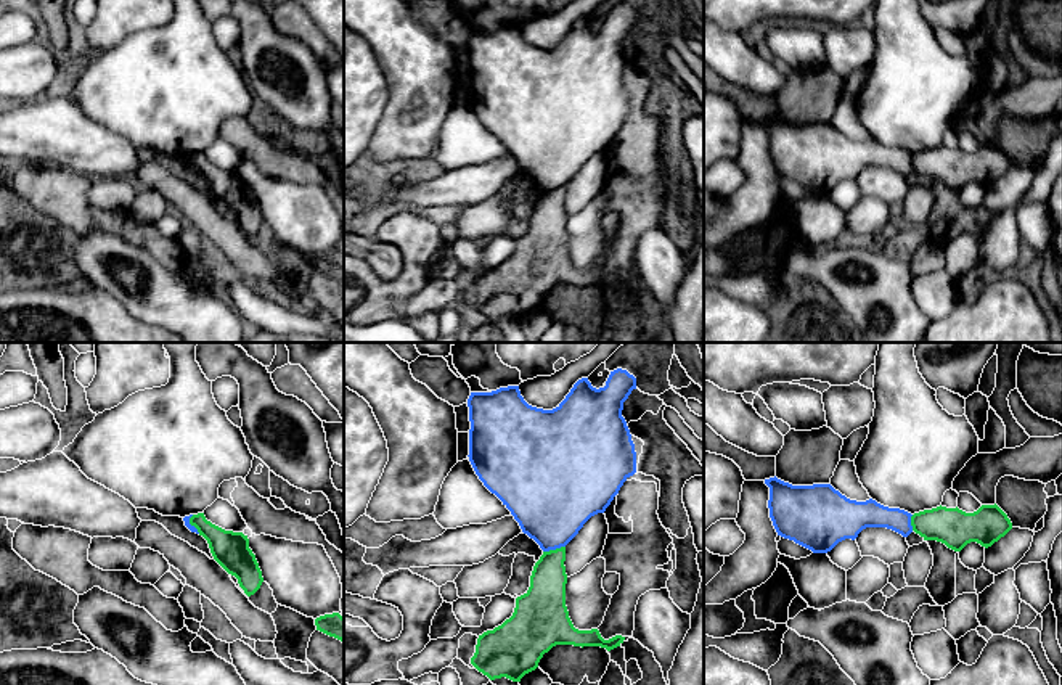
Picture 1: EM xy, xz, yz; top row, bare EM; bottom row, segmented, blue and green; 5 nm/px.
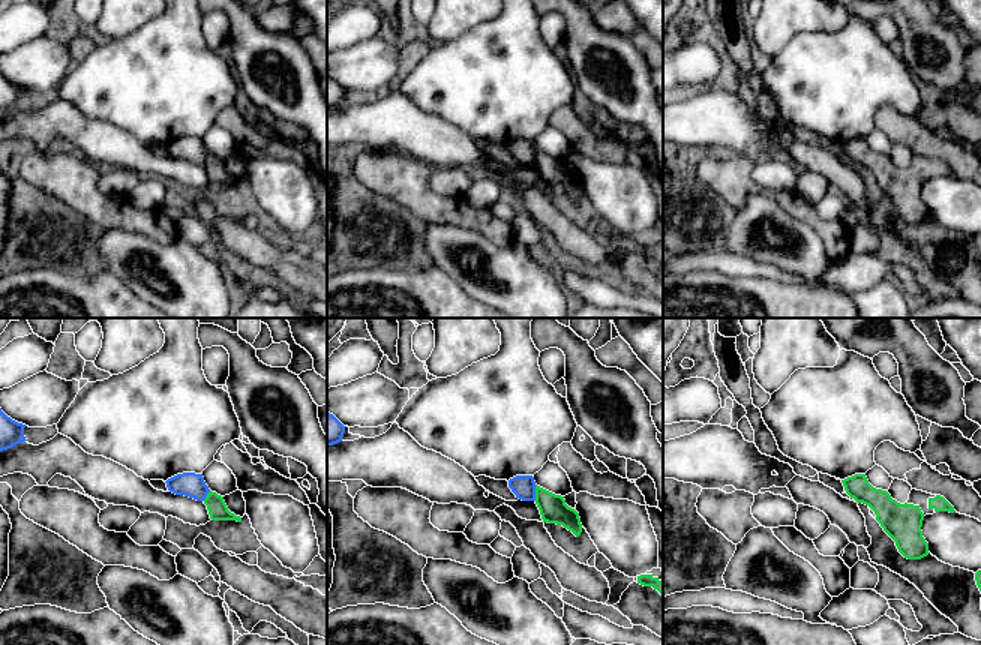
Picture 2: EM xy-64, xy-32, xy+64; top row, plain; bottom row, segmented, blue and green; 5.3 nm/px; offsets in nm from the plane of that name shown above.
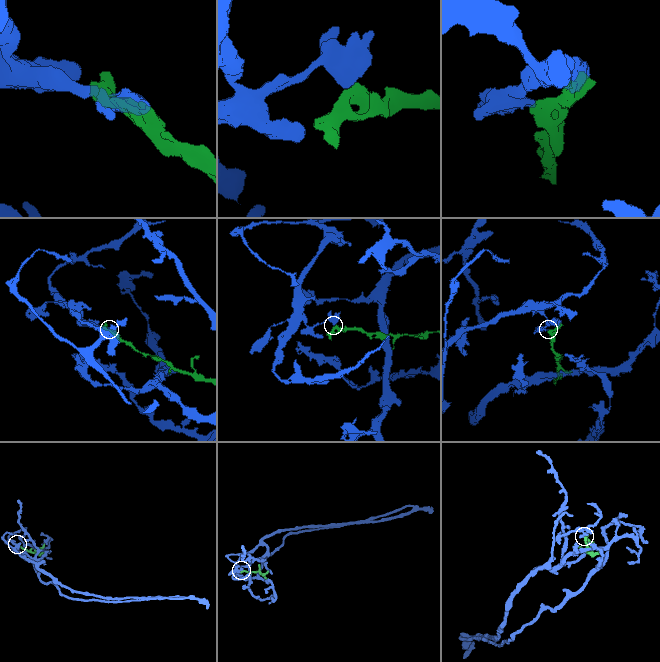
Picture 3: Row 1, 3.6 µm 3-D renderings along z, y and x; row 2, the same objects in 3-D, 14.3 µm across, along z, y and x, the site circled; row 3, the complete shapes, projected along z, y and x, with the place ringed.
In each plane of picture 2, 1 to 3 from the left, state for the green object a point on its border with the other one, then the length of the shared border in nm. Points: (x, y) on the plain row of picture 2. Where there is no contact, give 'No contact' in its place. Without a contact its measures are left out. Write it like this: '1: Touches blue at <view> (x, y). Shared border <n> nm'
1: Touches blue at xy-64 (206, 159). Shared border 70 nm
2: Touches blue at xy-32 (534, 156). Shared border 90 nm
3: No contact

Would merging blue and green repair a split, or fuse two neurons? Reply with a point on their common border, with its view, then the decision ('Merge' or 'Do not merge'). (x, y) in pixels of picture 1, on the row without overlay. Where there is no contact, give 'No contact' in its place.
Touches blue at xz (553, 188). Do not merge

